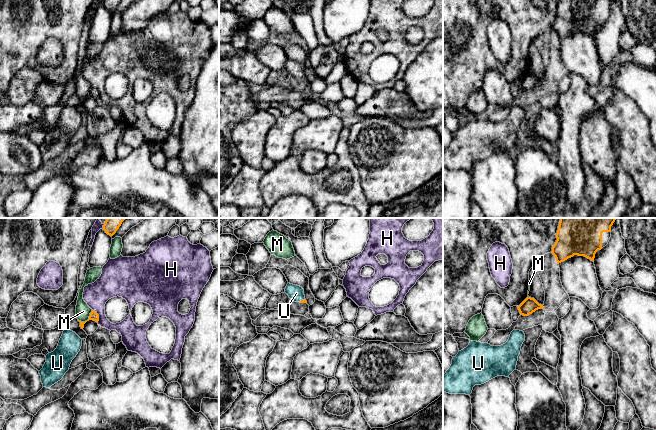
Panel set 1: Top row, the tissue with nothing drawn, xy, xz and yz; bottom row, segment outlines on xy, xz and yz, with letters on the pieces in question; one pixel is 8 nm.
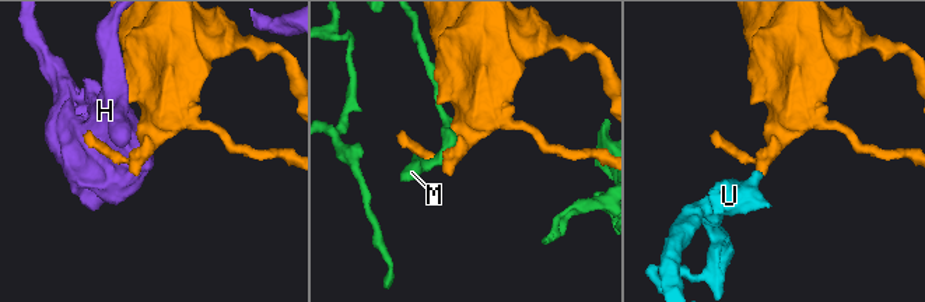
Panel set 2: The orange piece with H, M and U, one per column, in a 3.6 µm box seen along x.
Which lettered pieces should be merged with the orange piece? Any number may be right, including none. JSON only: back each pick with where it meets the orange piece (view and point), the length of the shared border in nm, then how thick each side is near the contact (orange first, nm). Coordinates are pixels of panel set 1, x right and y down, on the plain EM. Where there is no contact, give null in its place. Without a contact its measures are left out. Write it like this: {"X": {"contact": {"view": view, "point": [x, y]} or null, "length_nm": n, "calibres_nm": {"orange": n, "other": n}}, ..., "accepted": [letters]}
{"U": {"contact": {"view": "xz", "point": [302, 76]}, "length_nm": 50, "calibres_nm": {"orange": 30, "other": 130}}, "accepted": ["U"]}

